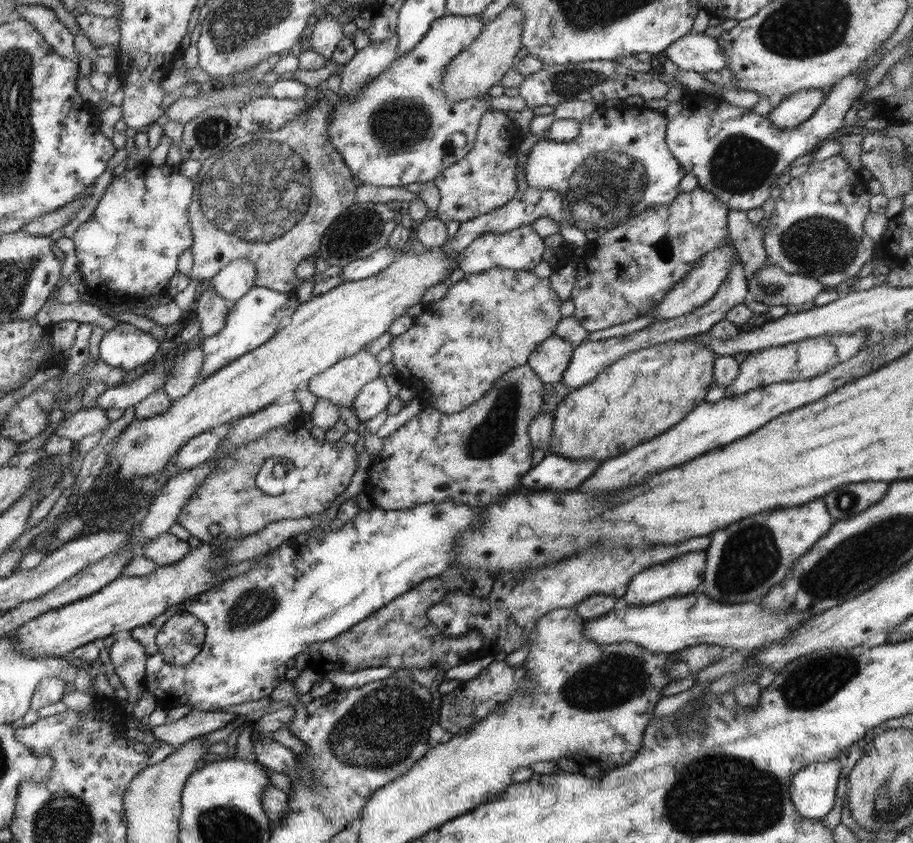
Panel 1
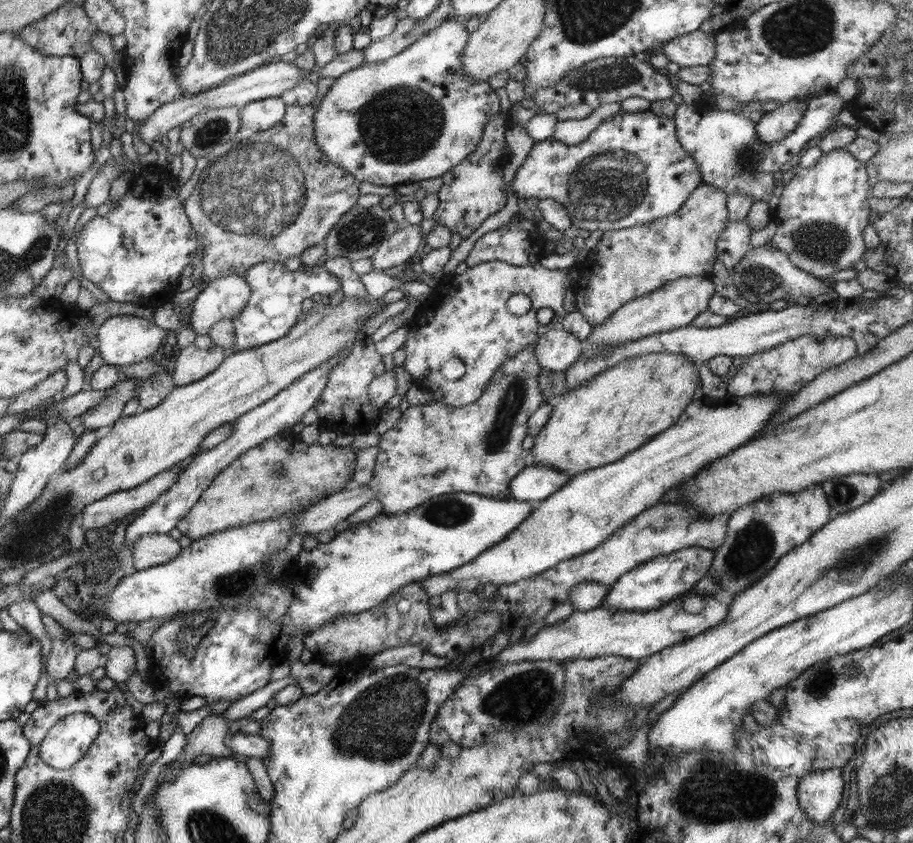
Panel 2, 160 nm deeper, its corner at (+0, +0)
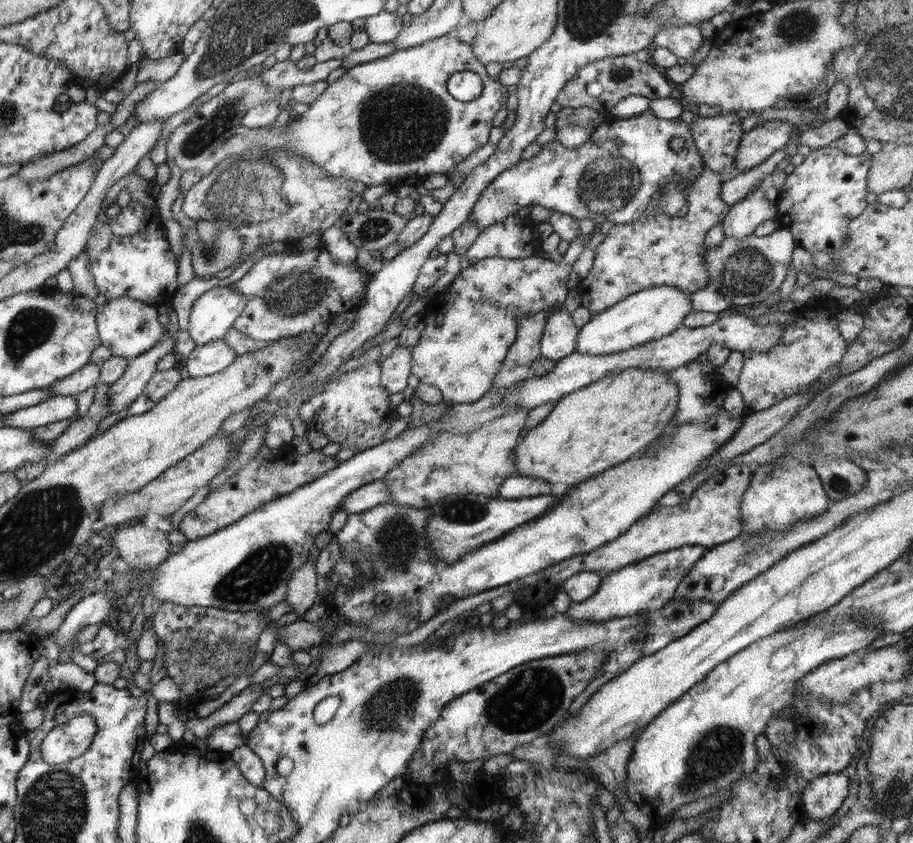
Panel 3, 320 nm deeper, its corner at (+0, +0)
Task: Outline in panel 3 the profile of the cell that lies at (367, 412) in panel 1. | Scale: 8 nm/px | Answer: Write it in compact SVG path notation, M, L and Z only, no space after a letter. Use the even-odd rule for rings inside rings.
M397 345L392 354L379 360L381 369L380 382L392 396L407 387L407 381L411 373L412 347Z

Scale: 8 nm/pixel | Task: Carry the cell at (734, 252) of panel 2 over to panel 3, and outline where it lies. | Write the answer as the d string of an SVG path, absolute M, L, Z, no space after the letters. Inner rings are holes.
M766 184L758 186L753 193L748 194L739 203L733 204L728 214L721 222L724 236L726 238L736 238L742 240L746 236L753 234L758 224L764 220L776 220L777 206L768 201L764 195Z

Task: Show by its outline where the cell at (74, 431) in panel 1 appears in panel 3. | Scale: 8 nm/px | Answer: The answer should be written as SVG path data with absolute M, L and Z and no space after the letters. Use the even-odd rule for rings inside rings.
M166 335L152 349L134 358L127 358L127 367L119 380L108 389L111 413L120 412L143 394L147 383L157 371L158 362L177 349L172 337Z

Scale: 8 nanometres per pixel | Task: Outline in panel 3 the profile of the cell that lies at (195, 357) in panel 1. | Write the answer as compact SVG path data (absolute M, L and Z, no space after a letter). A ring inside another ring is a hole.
M224 339L197 345L186 357L188 378L200 378L221 373L229 368L238 355L230 348Z

